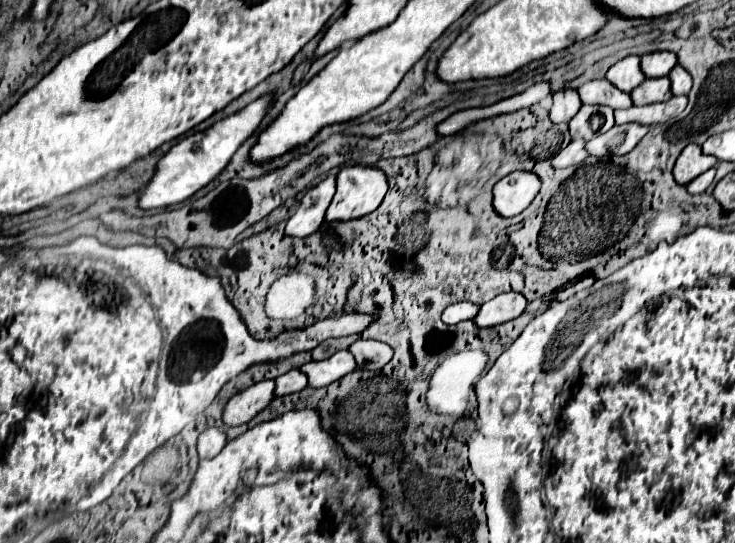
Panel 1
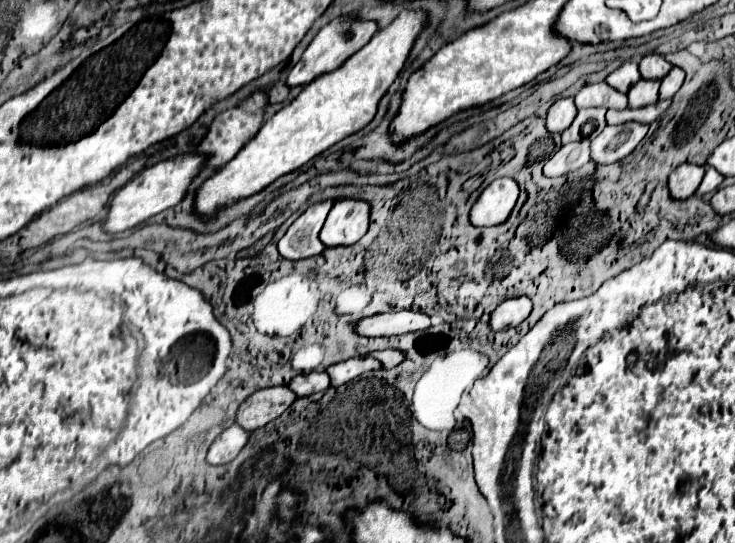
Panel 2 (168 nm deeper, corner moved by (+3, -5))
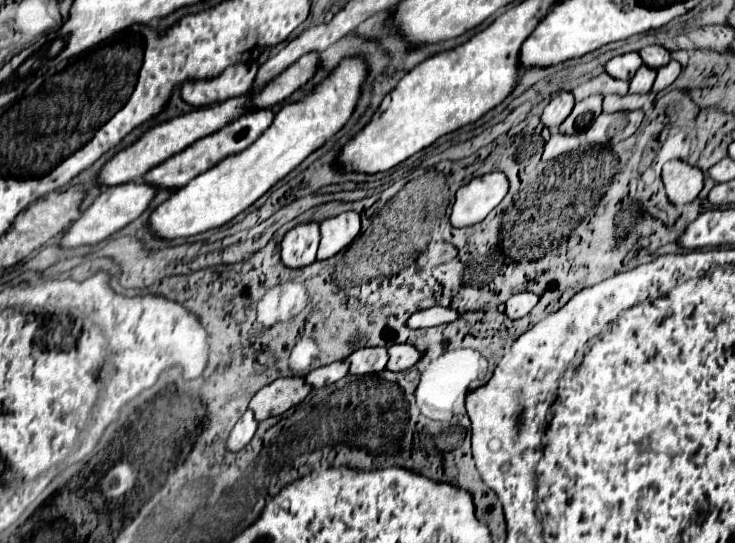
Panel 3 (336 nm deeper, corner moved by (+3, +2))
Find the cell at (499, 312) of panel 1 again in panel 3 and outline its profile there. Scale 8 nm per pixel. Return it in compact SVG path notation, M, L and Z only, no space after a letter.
M520 292L520 294L514 294L514 296L508 298L504 314L510 320L518 320L518 318L526 316L536 304L538 304L538 296L536 294L532 294L532 292Z

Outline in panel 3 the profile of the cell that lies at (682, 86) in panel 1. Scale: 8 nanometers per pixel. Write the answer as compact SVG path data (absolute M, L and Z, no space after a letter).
M672 60L670 64L658 68L658 76L656 76L656 82L654 82L654 88L652 88L652 90L654 90L654 92L666 90L666 88L680 76L680 72L682 72L682 66L680 66L676 60Z

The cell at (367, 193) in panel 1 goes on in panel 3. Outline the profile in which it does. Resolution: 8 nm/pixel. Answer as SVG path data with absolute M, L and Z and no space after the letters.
M348 210L334 218L326 218L320 224L320 234L322 240L318 248L318 258L324 260L338 254L360 234L360 214Z

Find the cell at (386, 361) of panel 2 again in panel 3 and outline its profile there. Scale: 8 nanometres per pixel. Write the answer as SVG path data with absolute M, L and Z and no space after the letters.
M394 344L388 348L388 370L394 370L394 372L400 372L400 370L406 370L410 366L414 366L420 358L420 352L410 346L410 344Z

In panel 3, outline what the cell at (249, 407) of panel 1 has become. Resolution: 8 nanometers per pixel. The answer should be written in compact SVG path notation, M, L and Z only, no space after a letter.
M298 376L278 378L272 384L264 386L260 392L256 392L248 408L254 412L254 418L262 422L270 416L278 416L288 408L300 404L310 394L310 390L312 388L304 382L304 378Z

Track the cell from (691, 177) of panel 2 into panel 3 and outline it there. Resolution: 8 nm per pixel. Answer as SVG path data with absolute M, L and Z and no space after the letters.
M670 160L662 168L662 180L672 204L690 204L702 190L704 174L682 160Z

